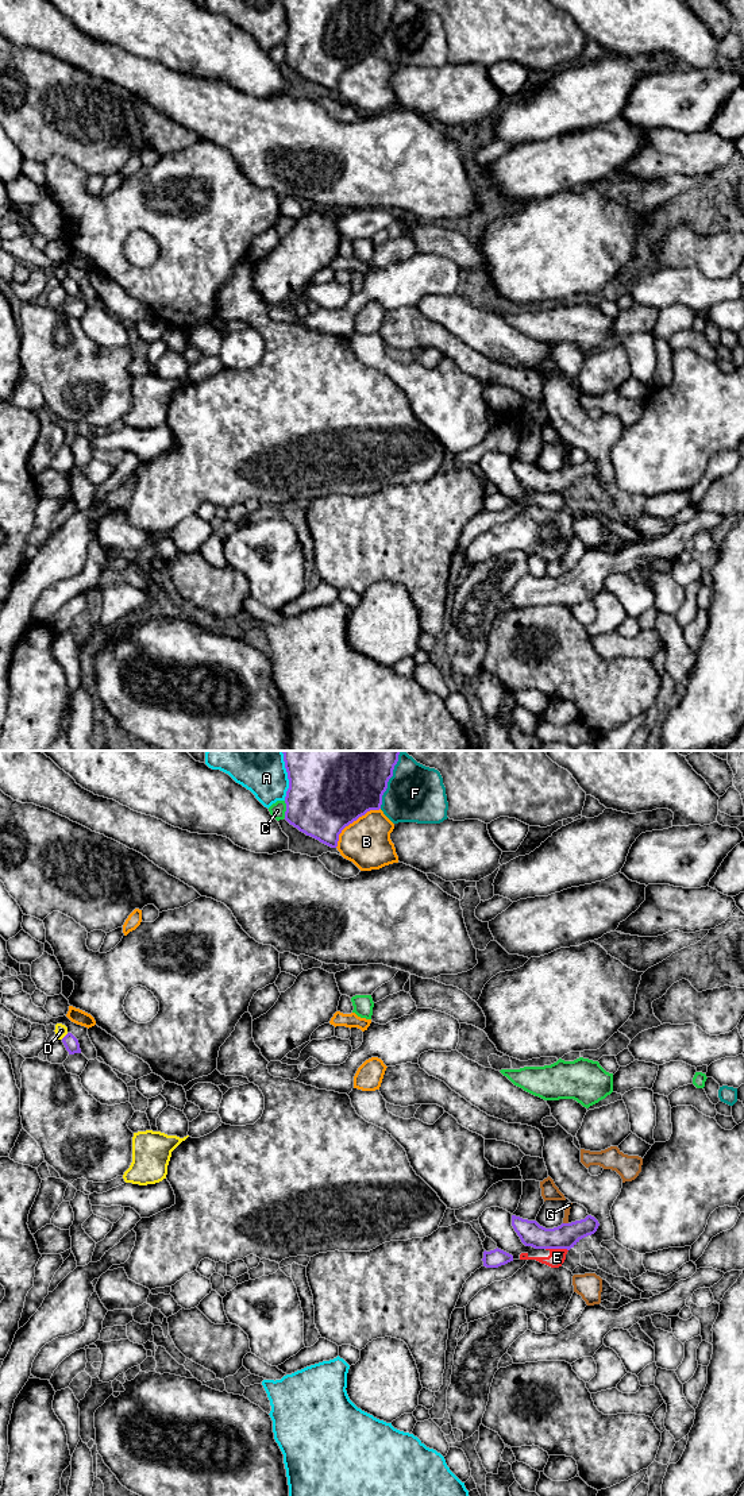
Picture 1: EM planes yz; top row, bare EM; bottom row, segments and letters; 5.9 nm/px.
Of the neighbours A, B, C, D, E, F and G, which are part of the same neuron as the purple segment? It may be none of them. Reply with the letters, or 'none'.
none

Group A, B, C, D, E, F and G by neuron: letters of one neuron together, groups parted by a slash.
A / B / C / D / E / F / G

